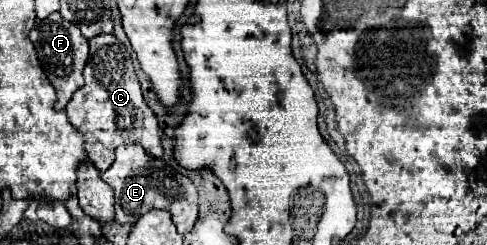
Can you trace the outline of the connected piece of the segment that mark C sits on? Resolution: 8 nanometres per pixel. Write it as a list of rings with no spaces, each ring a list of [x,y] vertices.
[[[91,39],[89,41],[89,47],[91,47],[91,55],[89,55],[89,61],[87,61],[87,67],[83,71],[83,77],[85,77],[85,85],[75,91],[73,99],[67,103],[67,117],[69,121],[73,123],[73,127],[83,133],[85,137],[85,151],[89,153],[89,159],[91,163],[99,169],[99,171],[107,171],[111,167],[111,163],[115,161],[115,149],[121,147],[121,145],[141,145],[145,149],[147,155],[155,157],[155,159],[161,159],[163,155],[163,147],[161,147],[161,141],[159,141],[159,127],[157,127],[157,117],[155,113],[147,107],[145,99],[143,99],[143,93],[141,93],[141,83],[135,75],[135,69],[133,69],[133,63],[131,63],[131,55],[129,51],[123,47],[123,45],[103,45],[99,47],[97,39]]]

